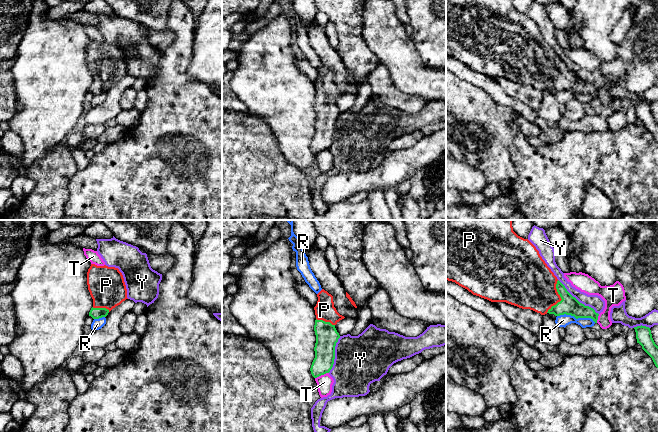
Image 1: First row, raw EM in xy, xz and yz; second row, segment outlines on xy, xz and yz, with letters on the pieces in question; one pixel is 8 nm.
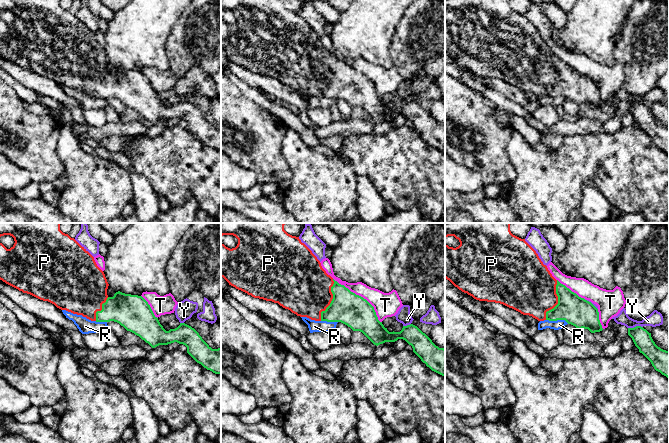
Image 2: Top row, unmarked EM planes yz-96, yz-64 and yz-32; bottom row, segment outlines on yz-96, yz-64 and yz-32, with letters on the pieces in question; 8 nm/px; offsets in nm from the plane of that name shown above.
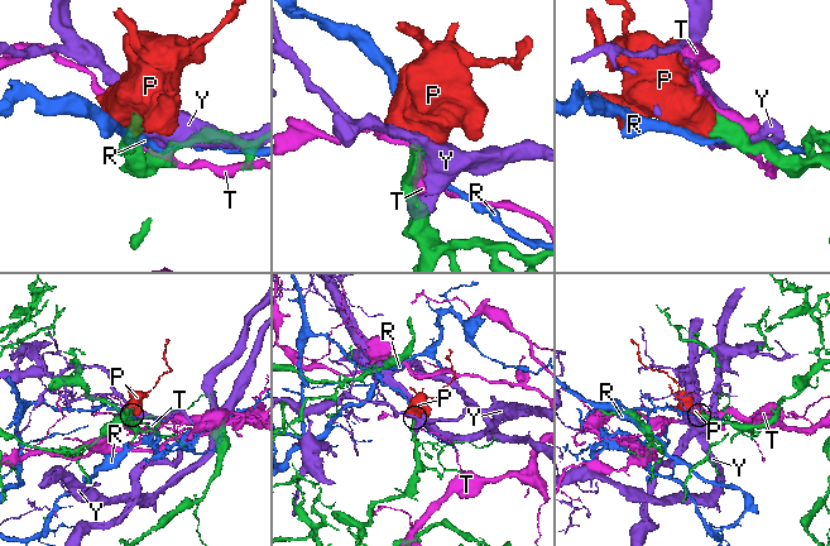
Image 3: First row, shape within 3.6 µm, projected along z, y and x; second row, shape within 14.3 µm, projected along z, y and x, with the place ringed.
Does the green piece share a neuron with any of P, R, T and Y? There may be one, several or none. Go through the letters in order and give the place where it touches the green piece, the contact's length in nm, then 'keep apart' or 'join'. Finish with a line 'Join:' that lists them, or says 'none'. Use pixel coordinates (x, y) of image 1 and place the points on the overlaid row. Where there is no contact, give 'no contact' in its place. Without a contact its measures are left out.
P: yz (560, 296) | 280 nm | join
R: yz (576, 318) | 320 nm | keep apart
T: xz (321, 374) | 120 nm | keep apart
Y: yz (576, 299) | 440 nm | keep apart
Join: P

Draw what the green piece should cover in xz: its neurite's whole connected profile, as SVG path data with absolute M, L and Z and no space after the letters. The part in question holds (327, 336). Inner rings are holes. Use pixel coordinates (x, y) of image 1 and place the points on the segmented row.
M322 289L317 297L318 301L314 307L316 315L314 325L316 335L315 358L310 368L314 378L329 373L332 369L335 359L335 346L340 338L335 325L345 318L334 307L331 294Z

